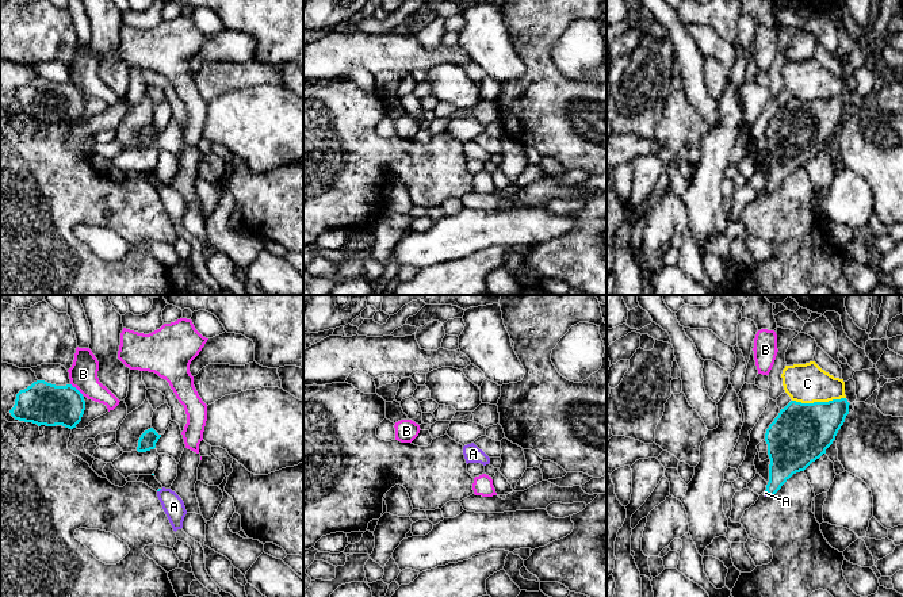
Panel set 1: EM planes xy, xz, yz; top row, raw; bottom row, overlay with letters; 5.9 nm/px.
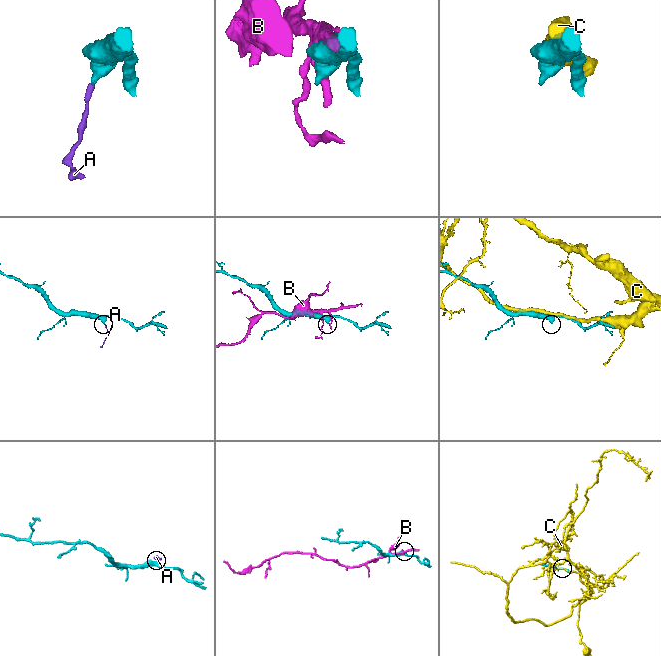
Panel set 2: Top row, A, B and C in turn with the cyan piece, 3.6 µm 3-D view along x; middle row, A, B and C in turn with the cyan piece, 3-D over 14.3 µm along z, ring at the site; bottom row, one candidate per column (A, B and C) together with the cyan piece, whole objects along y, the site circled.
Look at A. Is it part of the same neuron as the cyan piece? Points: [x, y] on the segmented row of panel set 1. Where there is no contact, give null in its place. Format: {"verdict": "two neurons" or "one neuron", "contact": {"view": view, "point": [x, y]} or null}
{"verdict": "one neuron", "contact": {"view": "xy", "point": [159, 490]}}

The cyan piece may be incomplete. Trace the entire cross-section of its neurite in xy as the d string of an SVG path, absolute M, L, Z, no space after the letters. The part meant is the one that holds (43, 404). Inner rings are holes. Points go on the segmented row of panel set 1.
M37 380L16 394L9 410L15 420L32 422L38 426L62 425L73 429L81 421L85 410L83 394L72 384L56 386Z

